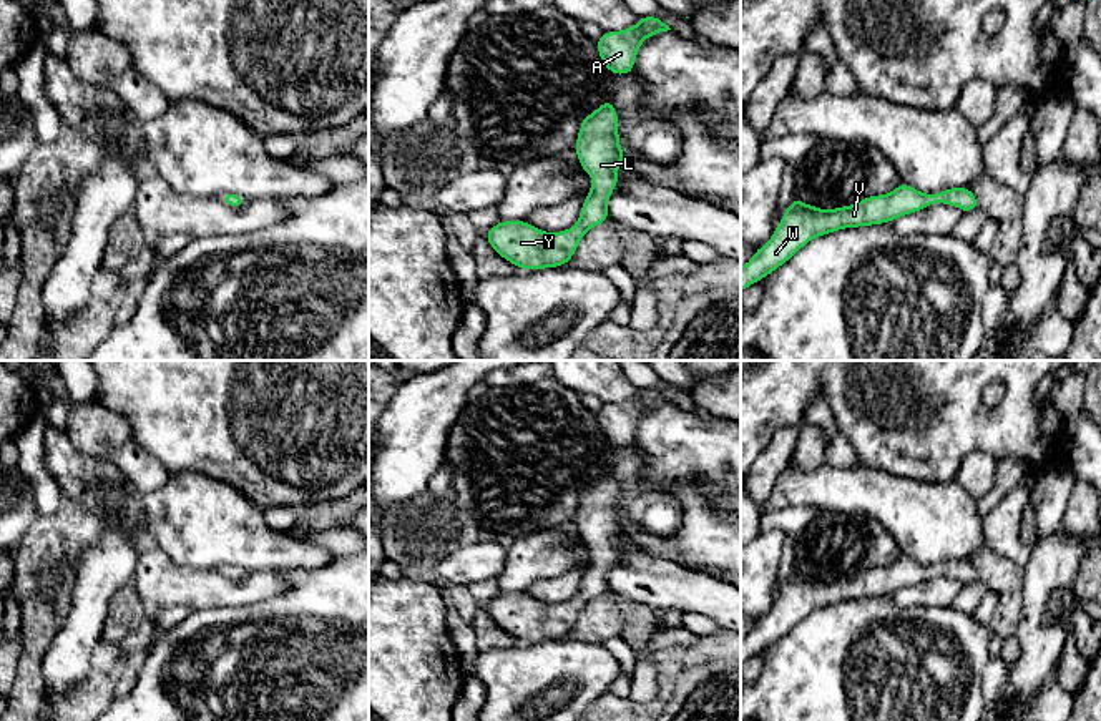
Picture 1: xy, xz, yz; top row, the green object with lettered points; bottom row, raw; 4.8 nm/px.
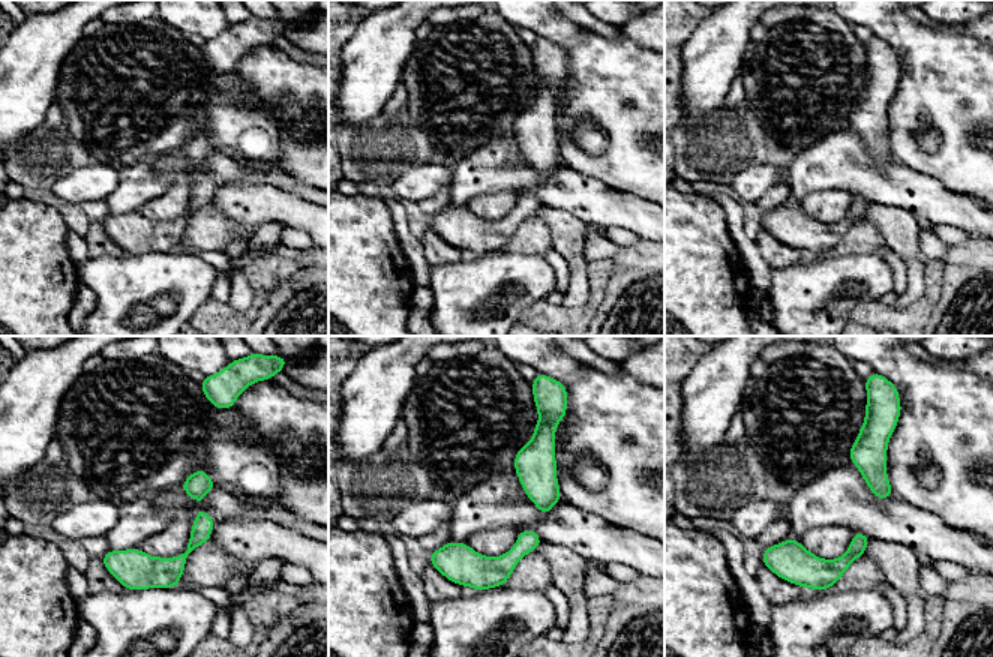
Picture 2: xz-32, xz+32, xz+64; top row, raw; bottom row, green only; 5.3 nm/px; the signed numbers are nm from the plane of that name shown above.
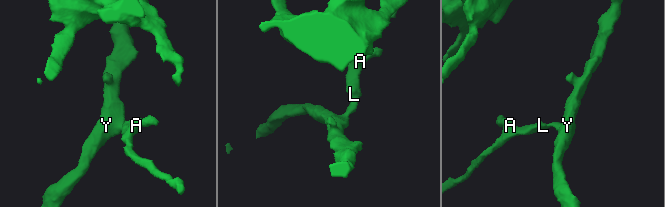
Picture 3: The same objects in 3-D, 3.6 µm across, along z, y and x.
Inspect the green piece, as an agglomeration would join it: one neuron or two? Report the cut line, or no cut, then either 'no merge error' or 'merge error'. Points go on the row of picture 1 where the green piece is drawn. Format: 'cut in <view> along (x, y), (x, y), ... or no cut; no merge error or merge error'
no cut; no merge error

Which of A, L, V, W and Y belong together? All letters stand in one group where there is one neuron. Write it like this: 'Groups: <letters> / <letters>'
Groups: A L V W Y

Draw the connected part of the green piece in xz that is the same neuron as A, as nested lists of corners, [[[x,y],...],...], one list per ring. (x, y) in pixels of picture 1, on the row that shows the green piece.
[[[639,17],[639,22],[621,32],[603,32],[596,40],[603,65],[613,75],[634,71],[634,58],[641,43],[656,33],[671,30],[659,17]]]

